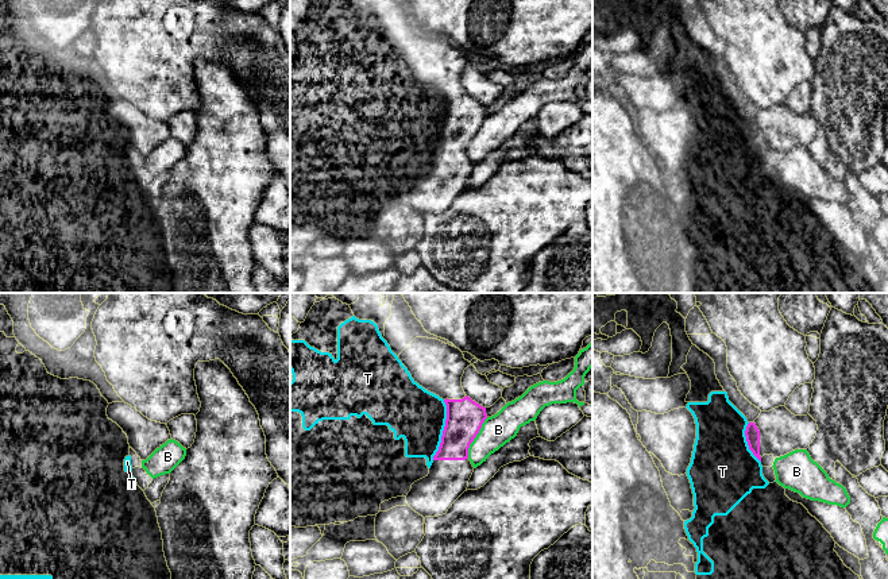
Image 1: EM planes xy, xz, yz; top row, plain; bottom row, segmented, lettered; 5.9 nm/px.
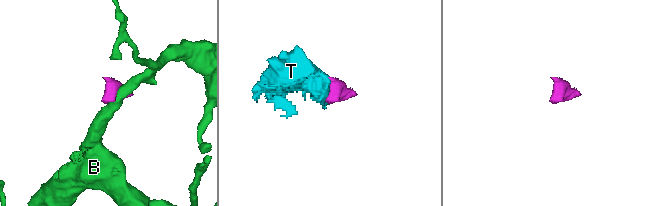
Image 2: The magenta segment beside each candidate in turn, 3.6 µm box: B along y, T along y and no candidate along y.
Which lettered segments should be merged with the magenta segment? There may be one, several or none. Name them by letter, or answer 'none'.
none

